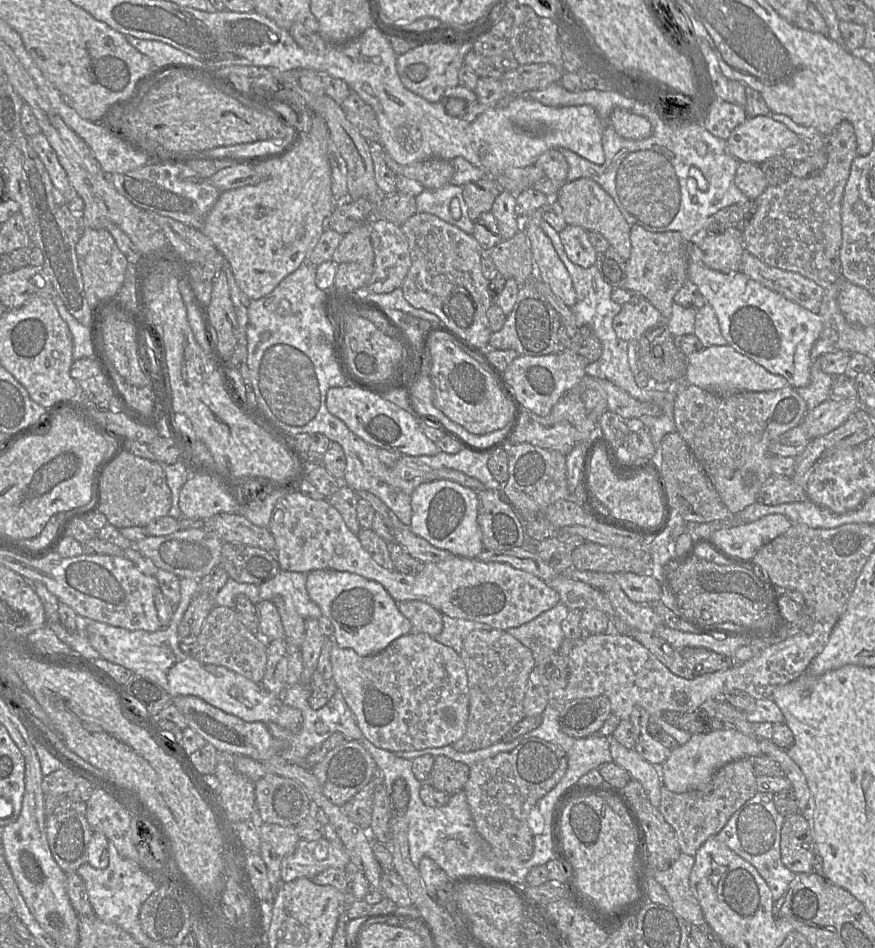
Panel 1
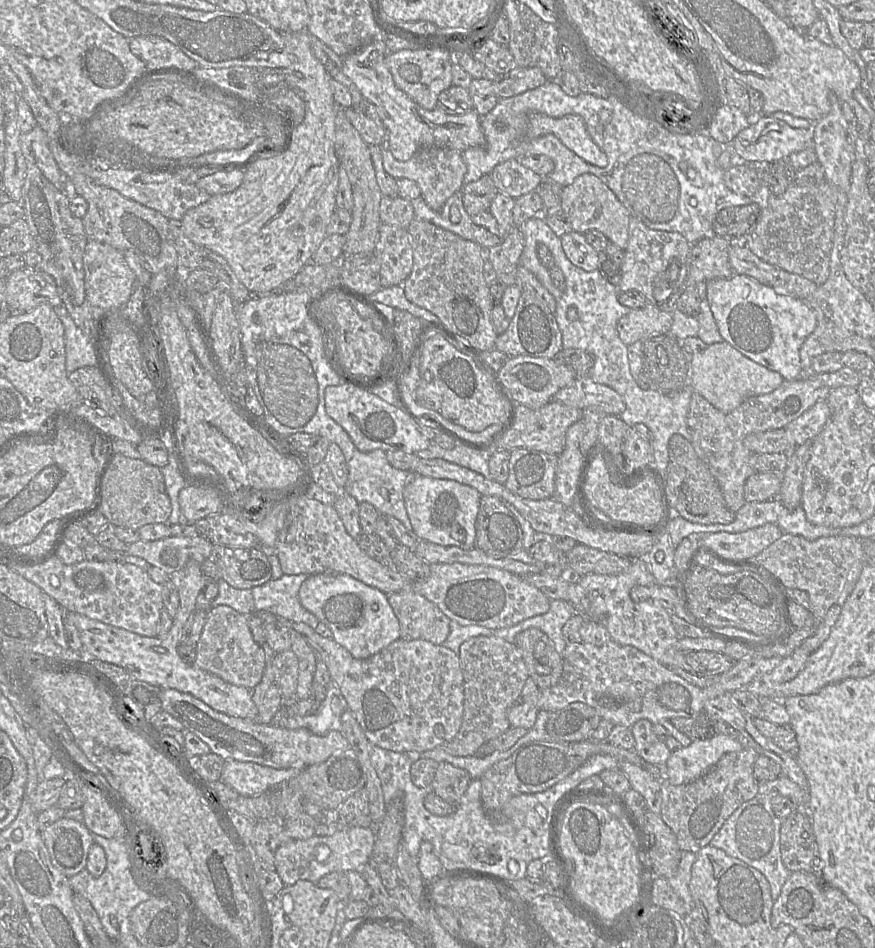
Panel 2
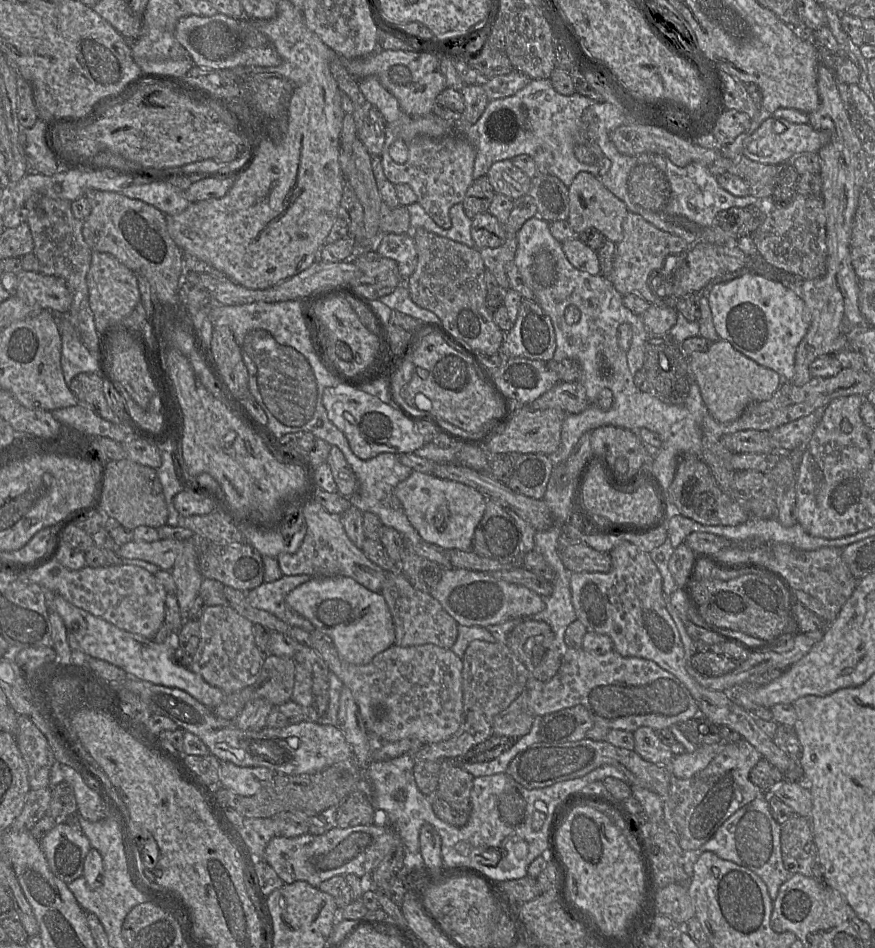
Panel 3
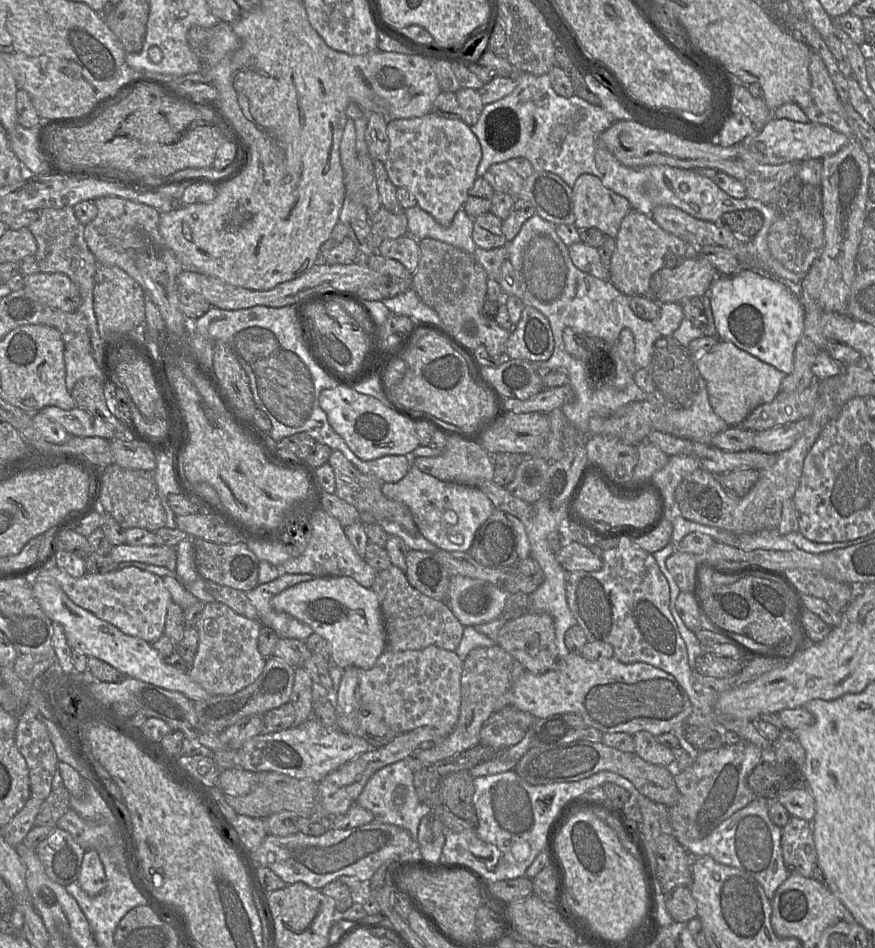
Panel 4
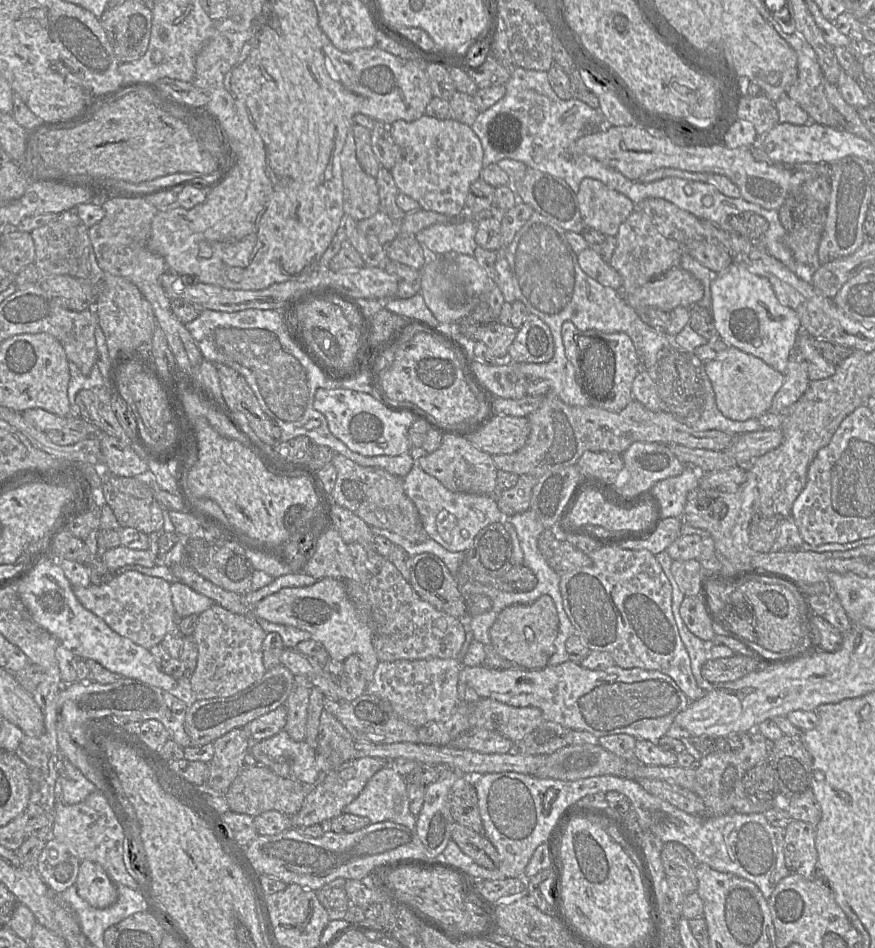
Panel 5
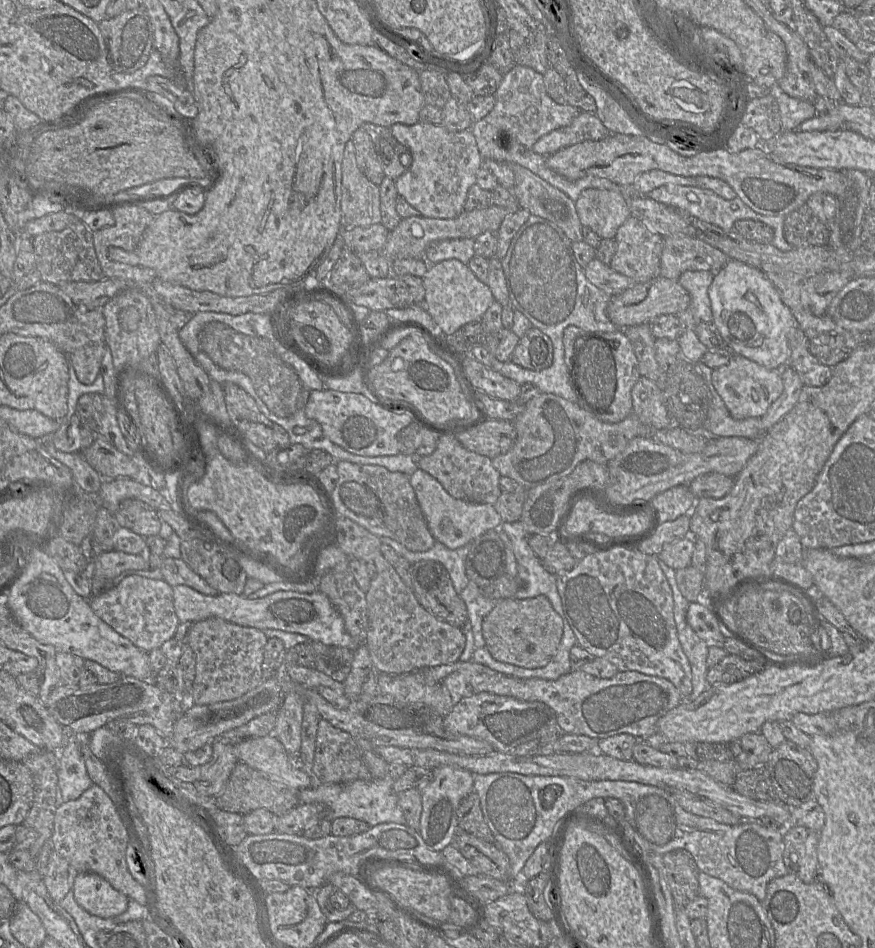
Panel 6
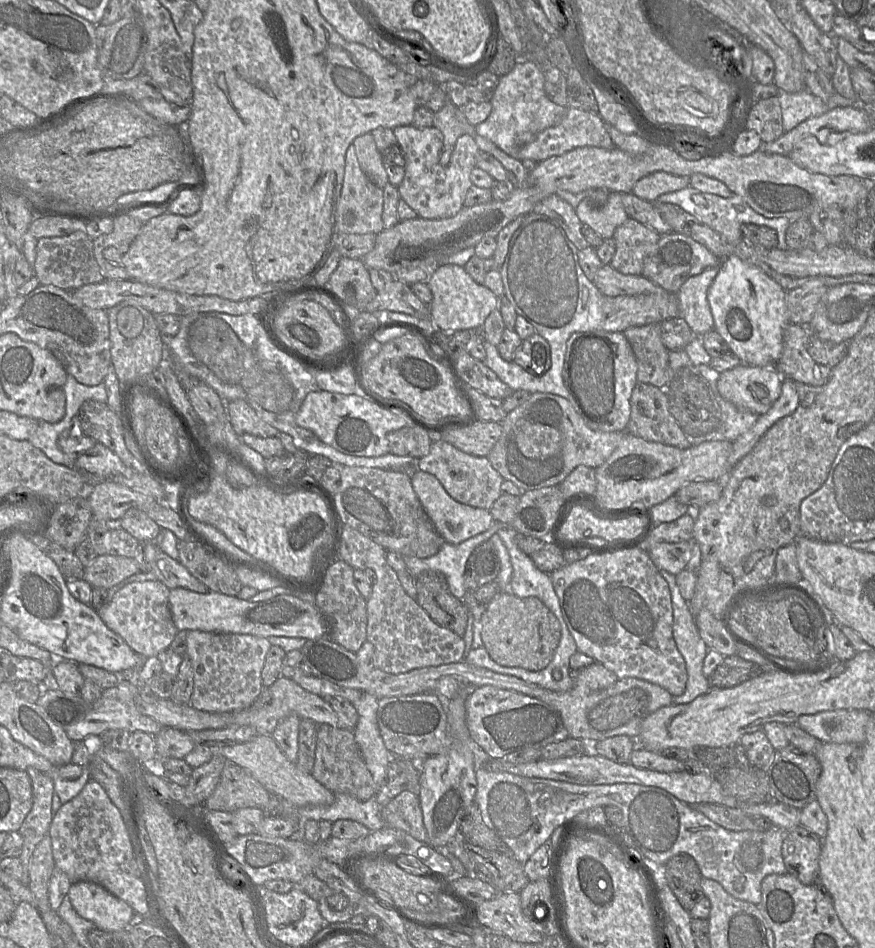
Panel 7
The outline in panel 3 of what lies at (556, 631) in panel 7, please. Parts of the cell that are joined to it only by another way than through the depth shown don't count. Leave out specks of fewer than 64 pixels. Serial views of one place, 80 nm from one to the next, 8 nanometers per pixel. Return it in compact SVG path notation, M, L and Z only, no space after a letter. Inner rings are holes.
M525 621L518 624L509 633L505 644L525 665L530 676L539 681L549 681L561 666L562 656L555 646L553 631L546 622Z

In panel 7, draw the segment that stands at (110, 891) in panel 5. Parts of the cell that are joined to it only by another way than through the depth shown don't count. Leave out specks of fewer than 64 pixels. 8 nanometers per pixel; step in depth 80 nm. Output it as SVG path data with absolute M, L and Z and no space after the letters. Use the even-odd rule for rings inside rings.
M91 881L72 883L67 895L77 914L103 931L115 932L129 928L135 913L125 901Z

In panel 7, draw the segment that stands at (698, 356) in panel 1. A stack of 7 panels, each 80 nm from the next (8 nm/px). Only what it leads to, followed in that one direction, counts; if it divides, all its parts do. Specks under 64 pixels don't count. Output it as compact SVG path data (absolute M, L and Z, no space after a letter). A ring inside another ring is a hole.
M741 364L720 373L717 389L739 409L762 415L780 397L782 382L783 377L775 367Z

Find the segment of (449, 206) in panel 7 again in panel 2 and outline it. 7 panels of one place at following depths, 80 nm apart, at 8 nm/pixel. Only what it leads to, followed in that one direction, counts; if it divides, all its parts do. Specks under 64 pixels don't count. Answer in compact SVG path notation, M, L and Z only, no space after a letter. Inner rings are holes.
M387 131L379 146L384 170L395 179L413 180L420 188L421 197L432 210L440 211L447 199L463 188L467 167L461 152L448 148L428 147L418 150L408 161L398 161L390 152Z

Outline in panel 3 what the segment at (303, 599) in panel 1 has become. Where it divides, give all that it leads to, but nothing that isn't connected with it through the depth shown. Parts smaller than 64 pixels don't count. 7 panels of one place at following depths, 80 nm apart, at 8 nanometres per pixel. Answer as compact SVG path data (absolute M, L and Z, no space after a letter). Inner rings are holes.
M306 574L283 575L279 580L263 582L257 588L243 592L246 594L246 599L251 606L267 611L292 626L312 633L316 627L286 602L287 595L293 589L311 578L311 576Z

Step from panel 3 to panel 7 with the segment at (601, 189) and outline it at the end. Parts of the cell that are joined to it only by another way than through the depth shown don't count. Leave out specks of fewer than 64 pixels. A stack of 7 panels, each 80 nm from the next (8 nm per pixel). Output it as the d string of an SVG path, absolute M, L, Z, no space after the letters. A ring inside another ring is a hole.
M610 192L606 203L595 207L588 198L583 199L576 208L580 221L592 228L602 239L613 238L614 231L628 218L623 203L622 193Z

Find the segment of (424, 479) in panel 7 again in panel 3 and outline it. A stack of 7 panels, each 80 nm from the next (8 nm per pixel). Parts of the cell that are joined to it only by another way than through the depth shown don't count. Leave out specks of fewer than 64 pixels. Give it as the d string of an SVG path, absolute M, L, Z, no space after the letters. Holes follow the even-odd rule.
M412 471L406 480L397 484L394 494L401 502L409 523L425 542L442 547L445 550L472 550L472 538L485 512L487 500L477 490L463 483L438 478L433 474Z

